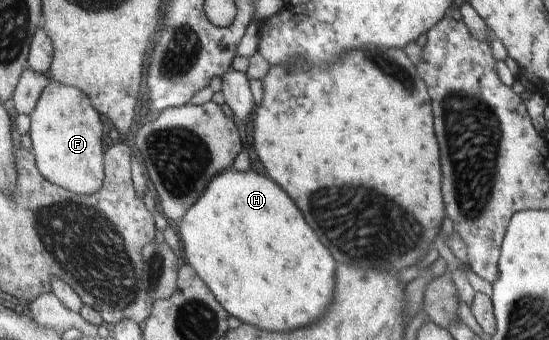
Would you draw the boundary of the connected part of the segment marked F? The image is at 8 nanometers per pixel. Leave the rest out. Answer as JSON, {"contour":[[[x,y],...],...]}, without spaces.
{"contour":[[[53,79],[43,91],[37,108],[33,110],[30,118],[29,134],[33,144],[32,150],[36,154],[37,166],[44,178],[79,196],[97,194],[103,188],[106,177],[103,136],[106,136],[107,132],[101,120],[100,111],[93,106],[89,94],[85,94],[75,86],[61,84]]]}

